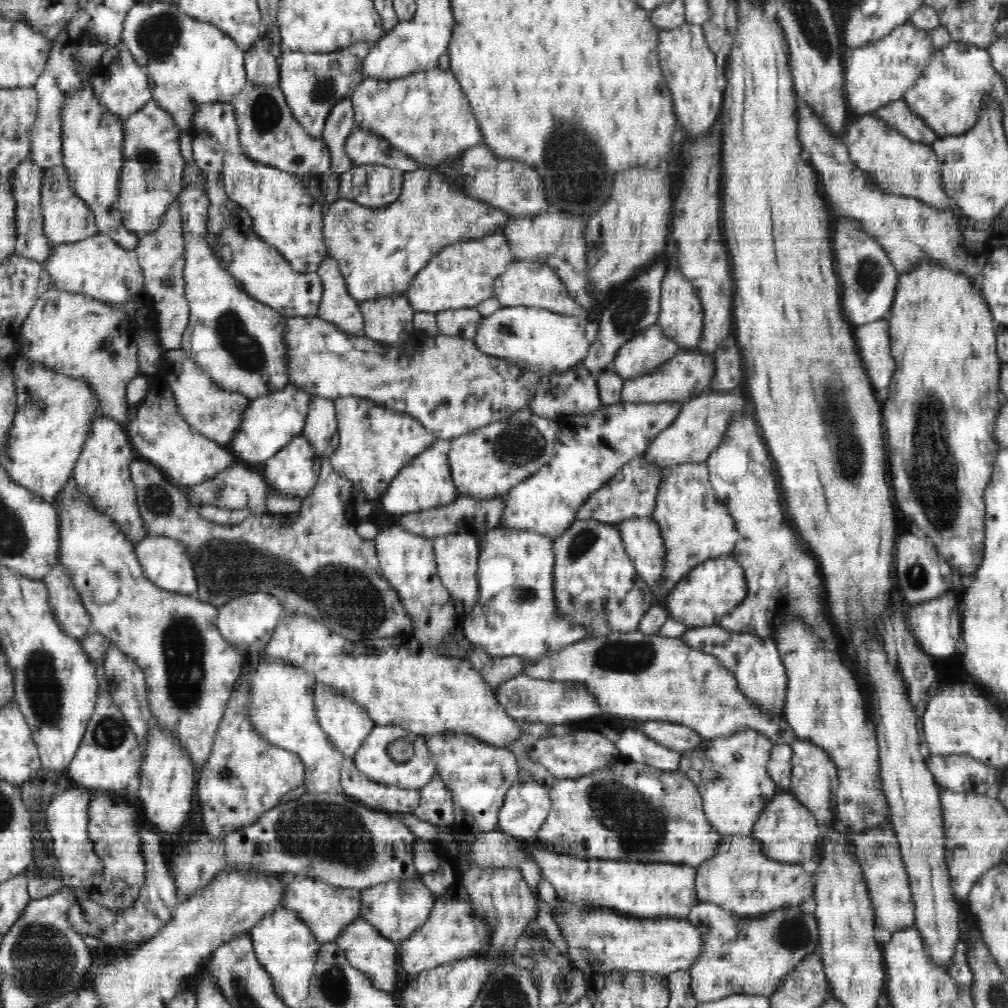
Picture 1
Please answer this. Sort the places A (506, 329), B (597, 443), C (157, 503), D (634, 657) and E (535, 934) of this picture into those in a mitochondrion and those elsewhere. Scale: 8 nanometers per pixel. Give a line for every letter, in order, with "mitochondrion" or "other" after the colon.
A: mitochondrion
B: other
C: mitochondrion
D: mitochondrion
E: other

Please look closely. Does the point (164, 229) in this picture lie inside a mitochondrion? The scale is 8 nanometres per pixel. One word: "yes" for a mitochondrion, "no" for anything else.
no

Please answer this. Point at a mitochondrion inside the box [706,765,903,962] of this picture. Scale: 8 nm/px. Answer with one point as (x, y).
(793, 932)

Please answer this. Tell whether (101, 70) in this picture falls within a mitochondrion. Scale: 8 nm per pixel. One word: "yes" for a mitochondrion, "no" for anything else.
no

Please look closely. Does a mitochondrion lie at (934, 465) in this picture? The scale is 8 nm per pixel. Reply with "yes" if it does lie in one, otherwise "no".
yes

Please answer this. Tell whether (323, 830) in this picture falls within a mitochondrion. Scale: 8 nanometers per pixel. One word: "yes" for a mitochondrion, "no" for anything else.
yes

